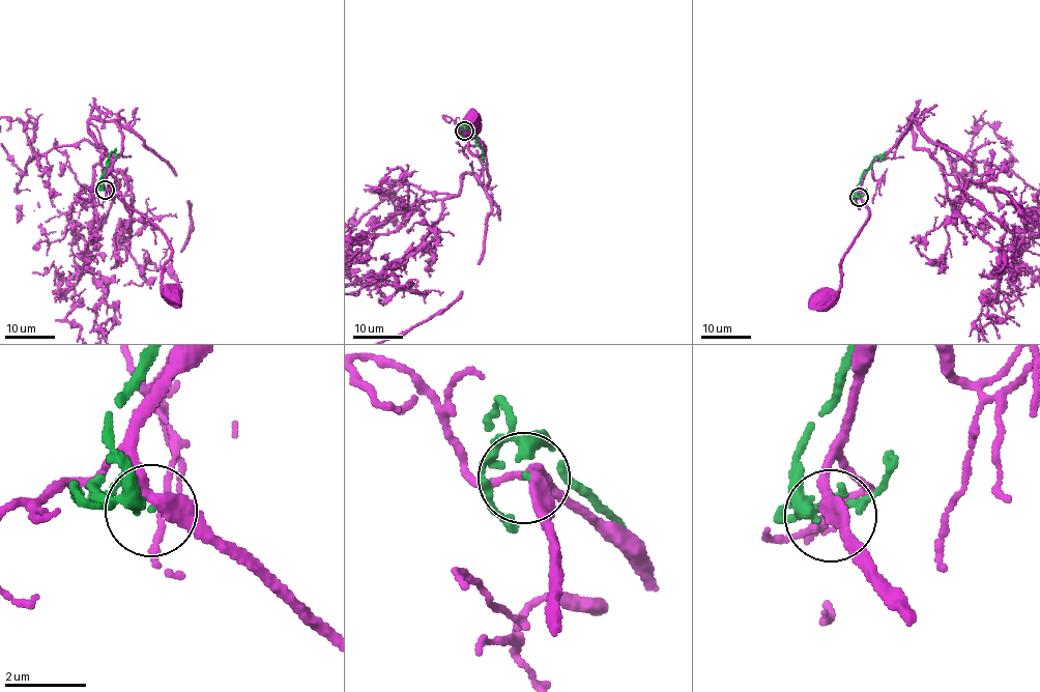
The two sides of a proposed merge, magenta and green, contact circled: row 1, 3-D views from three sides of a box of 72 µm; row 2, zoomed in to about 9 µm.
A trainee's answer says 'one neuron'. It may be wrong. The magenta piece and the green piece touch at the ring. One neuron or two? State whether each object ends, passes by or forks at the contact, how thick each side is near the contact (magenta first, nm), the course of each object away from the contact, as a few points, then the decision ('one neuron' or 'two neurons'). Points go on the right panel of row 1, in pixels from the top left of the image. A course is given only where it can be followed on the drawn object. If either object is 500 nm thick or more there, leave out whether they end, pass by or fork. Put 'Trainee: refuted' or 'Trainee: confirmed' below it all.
magenta passes by; green passes by; 320 nm thick on the magenta side, 140 nm on the other; magenta runs (859, 196), (868, 217), (844, 254), (840, 291), (821, 298); green runs (859, 197), (855, 188), (862, 173), (875, 156), (886, 155); two neurons
Trainee: refuted

